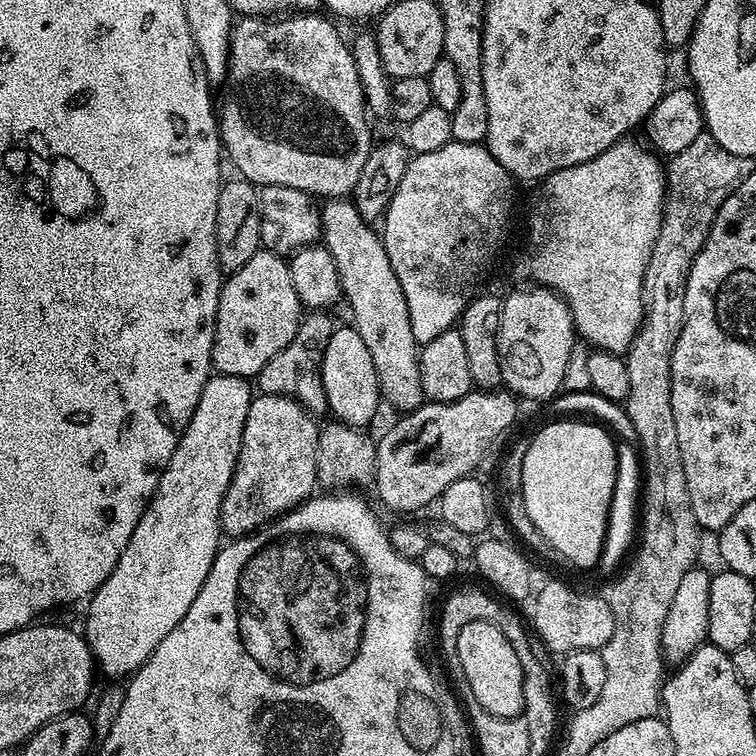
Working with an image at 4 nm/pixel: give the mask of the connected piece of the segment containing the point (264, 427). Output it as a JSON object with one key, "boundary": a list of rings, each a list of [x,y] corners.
{"boundary":[[[260,394],[253,399],[242,430],[242,446],[226,498],[222,498],[220,527],[229,537],[248,536],[298,507],[317,487],[317,417],[291,396]]]}

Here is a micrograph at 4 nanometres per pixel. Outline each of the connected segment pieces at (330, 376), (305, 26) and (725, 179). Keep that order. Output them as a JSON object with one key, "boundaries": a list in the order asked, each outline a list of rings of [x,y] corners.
{"boundaries":[[[[337,327],[332,336],[326,342],[326,350],[322,358],[322,386],[326,386],[326,398],[328,399],[328,412],[331,413],[339,423],[349,424],[355,428],[367,429],[368,423],[376,416],[376,411],[382,405],[380,395],[380,383],[378,374],[374,370],[374,358],[370,358],[370,350],[366,350],[366,342],[362,342],[362,334],[358,334],[355,327]]],[[[284,14],[279,18],[268,19],[265,19],[264,16],[245,16],[235,21],[232,29],[230,58],[228,59],[228,79],[226,81],[228,97],[225,98],[224,105],[219,105],[218,108],[220,142],[227,159],[229,156],[233,166],[240,171],[237,173],[254,185],[286,186],[294,190],[302,190],[313,198],[348,198],[353,195],[355,184],[358,183],[362,168],[366,165],[367,156],[373,150],[374,141],[372,141],[372,132],[368,129],[369,117],[366,115],[364,87],[358,78],[358,66],[352,57],[349,41],[347,39],[344,41],[340,37],[339,30],[331,24],[333,21],[327,15],[324,15],[325,17],[320,15]]],[[[702,134],[666,164],[664,208],[720,208],[722,202],[754,171],[747,156],[735,156],[722,150],[714,138]]]]}

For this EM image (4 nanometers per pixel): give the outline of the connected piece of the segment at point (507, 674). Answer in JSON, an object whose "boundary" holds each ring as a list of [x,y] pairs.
{"boundary":[[[469,622],[458,634],[454,655],[460,659],[460,668],[464,671],[467,691],[478,698],[478,703],[490,714],[498,714],[498,718],[514,718],[524,710],[522,698],[522,662],[518,662],[518,654],[502,630],[490,622]]]}

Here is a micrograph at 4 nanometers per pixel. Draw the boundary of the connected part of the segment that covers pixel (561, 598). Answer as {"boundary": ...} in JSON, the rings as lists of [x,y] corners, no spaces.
{"boundary":[[[548,580],[544,585],[537,587],[534,592],[534,599],[531,601],[532,604],[532,624],[531,627],[534,629],[536,627],[536,632],[540,635],[540,640],[545,644],[546,647],[549,648],[552,652],[560,652],[559,654],[567,654],[570,652],[595,652],[601,648],[606,646],[606,642],[610,642],[610,638],[614,634],[614,622],[616,619],[614,618],[614,614],[610,610],[610,606],[608,605],[607,599],[603,595],[595,596],[592,592],[575,592],[574,589],[571,588],[568,584],[563,584],[560,580]]]}

